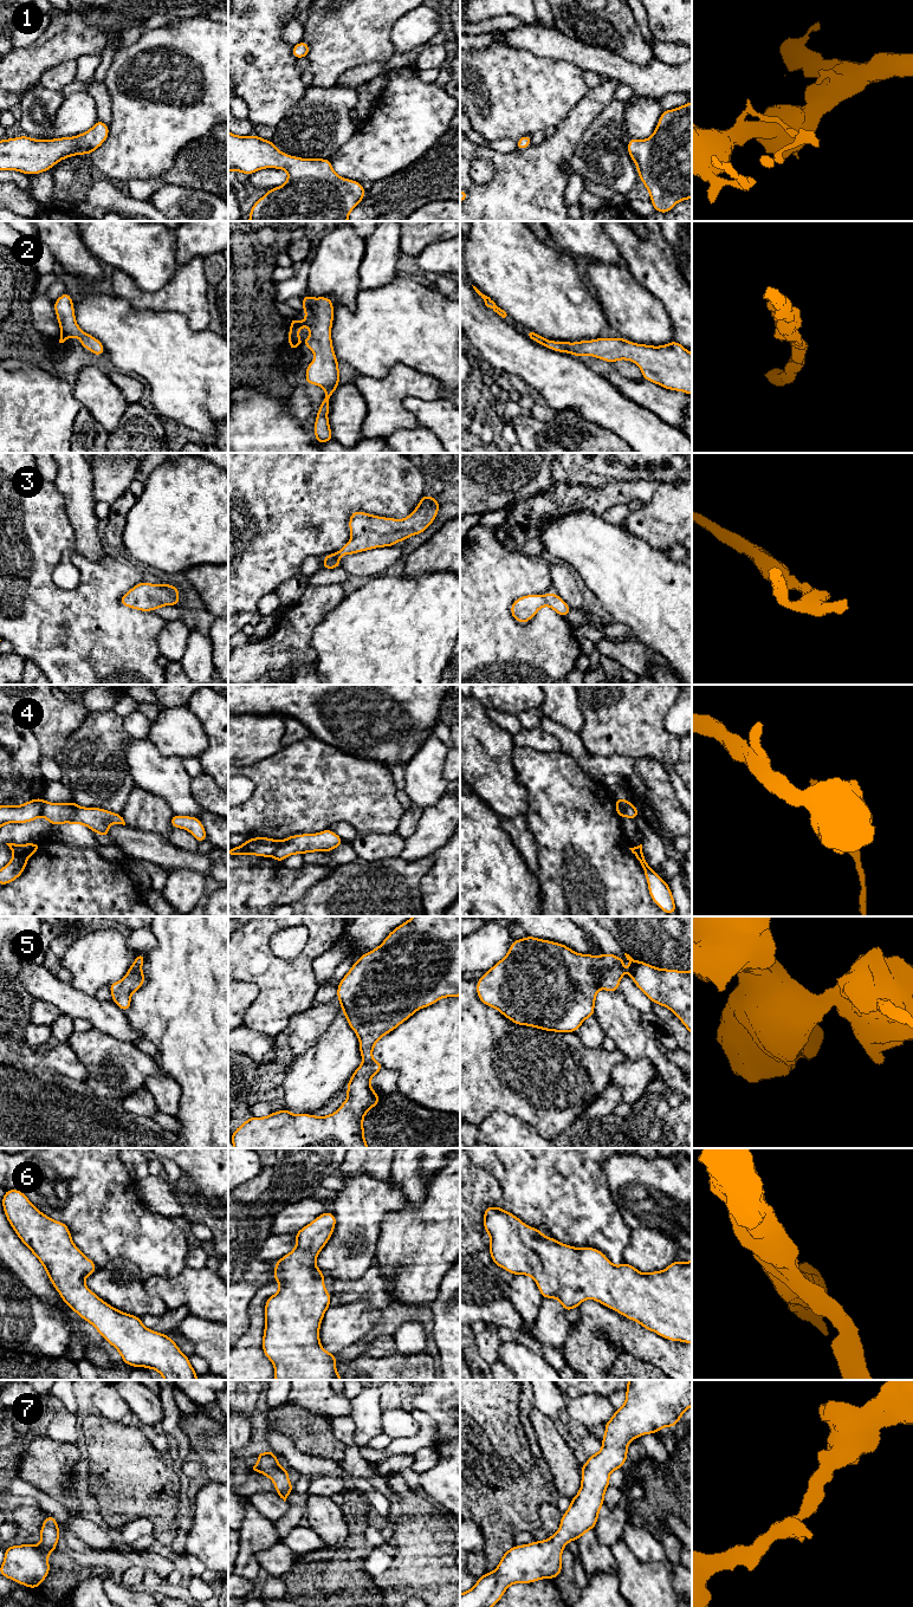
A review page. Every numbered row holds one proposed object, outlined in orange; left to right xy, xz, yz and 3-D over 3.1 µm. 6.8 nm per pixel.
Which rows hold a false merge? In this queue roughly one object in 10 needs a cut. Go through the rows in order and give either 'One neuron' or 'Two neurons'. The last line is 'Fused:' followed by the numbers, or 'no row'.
1: One neuron
2: One neuron
3: One neuron
4: Two neurons
5: One neuron
6: One neuron
7: One neuron
Fused: 4

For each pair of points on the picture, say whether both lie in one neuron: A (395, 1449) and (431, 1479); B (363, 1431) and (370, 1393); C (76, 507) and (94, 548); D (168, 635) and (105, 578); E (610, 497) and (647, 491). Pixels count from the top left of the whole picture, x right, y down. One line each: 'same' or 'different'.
A: different
B: same
C: same
D: different
E: same

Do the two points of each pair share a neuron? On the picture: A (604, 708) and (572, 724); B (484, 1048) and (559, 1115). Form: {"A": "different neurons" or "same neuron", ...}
{"A": "different neurons", "B": "same neuron"}

